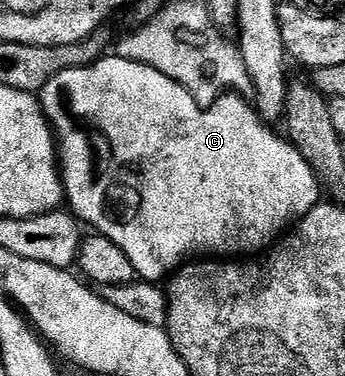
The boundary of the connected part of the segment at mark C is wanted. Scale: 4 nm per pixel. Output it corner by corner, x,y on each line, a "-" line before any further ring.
115,53
106,54
90,67
76,67
60,71
39,92
41,111
53,128
57,150
59,152
59,170
63,199
68,210
82,224
90,223
92,230
98,235
107,237
127,253
131,265
135,265
138,276
154,285
160,284
170,273
176,272
186,261
198,256
205,257
253,257
266,249
272,248
283,232
298,219
302,219
312,207
318,206
323,199
323,188
317,182
317,174
303,161
303,157
293,148
288,138
268,131
266,124
252,106
249,107
244,98
236,93
221,94
212,106
201,106
193,99
192,94
183,85
171,77
156,71
145,64
124,60

